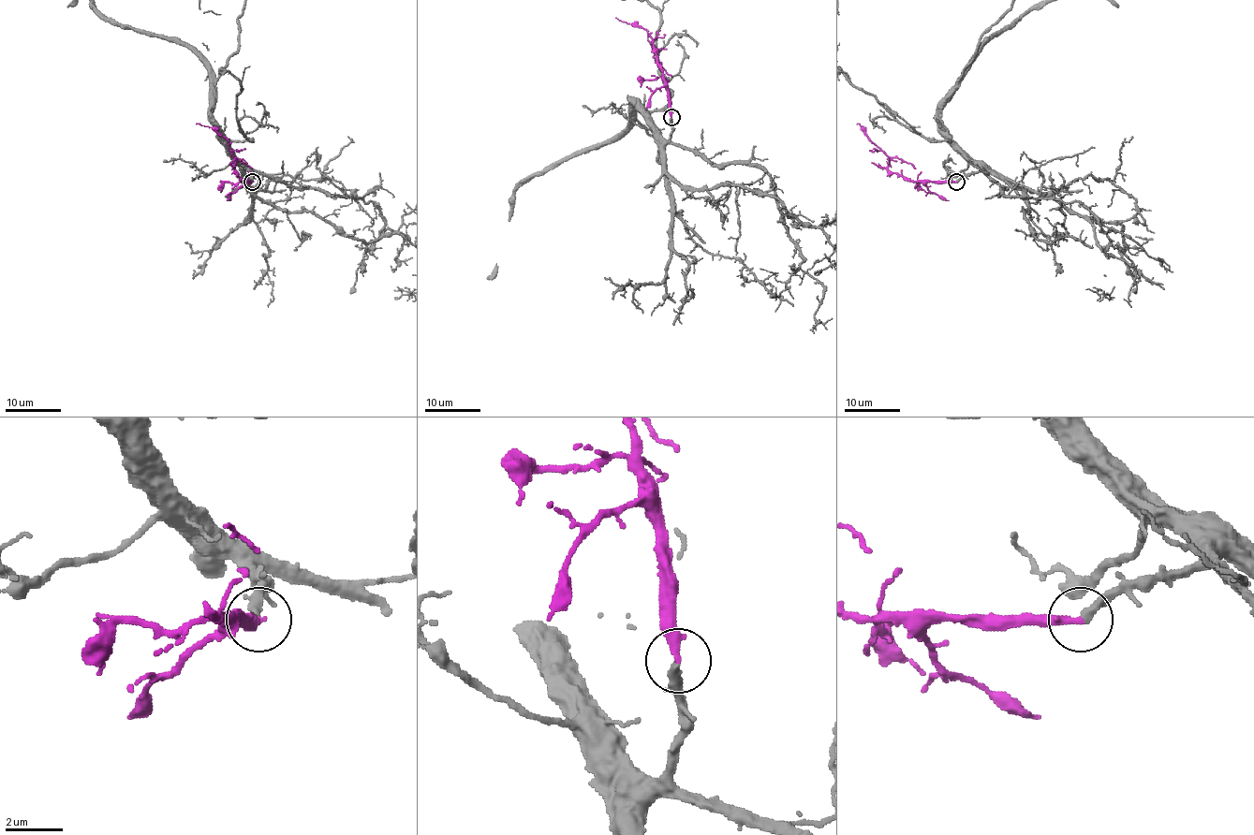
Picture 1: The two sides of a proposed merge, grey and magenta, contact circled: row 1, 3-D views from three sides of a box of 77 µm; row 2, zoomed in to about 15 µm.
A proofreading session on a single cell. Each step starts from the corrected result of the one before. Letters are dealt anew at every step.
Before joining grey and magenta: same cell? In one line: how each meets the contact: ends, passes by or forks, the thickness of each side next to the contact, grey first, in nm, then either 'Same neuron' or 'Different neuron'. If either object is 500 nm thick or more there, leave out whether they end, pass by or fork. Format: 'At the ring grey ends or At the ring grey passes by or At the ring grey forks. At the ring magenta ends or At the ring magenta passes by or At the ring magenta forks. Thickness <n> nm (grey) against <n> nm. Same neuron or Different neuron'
At the ring grey ends. At the ring magenta ends. Thickness 320 nm (grey) against 280 nm. Same neuron

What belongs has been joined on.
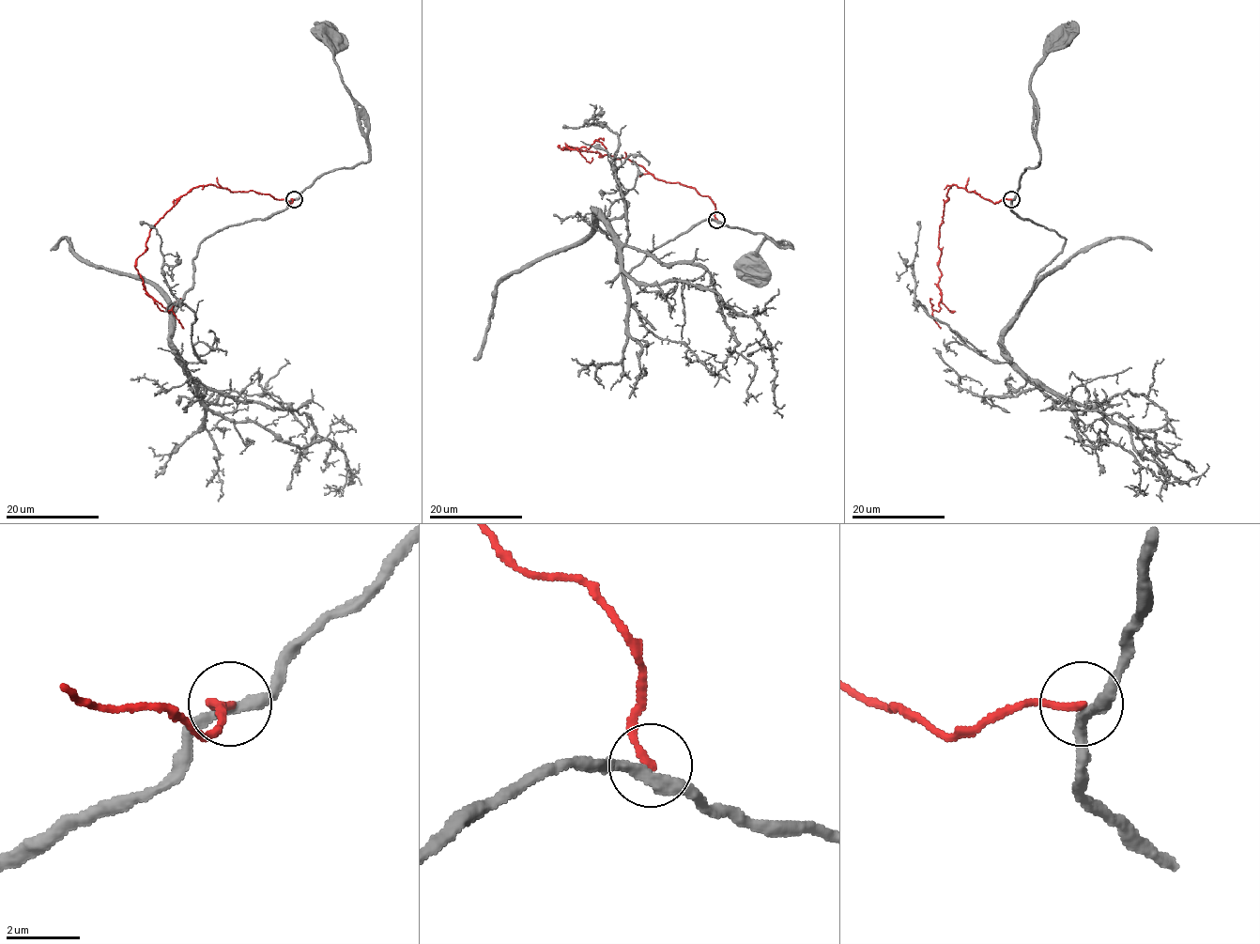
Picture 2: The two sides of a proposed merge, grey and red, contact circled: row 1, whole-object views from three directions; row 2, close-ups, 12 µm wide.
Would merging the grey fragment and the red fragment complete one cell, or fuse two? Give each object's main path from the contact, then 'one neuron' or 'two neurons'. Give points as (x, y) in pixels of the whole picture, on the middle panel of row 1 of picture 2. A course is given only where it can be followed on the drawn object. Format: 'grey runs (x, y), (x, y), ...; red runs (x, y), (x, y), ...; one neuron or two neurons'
grey runs (716, 220), (766, 234), (781, 247), (791, 246), (786, 240), (775, 241), (766, 238), (757, 247), (756, 270); red runs (716, 219), (714, 203), (691, 186), (658, 180), (624, 158), (558, 147), (588, 148), (596, 141), (606, 148); two neurons

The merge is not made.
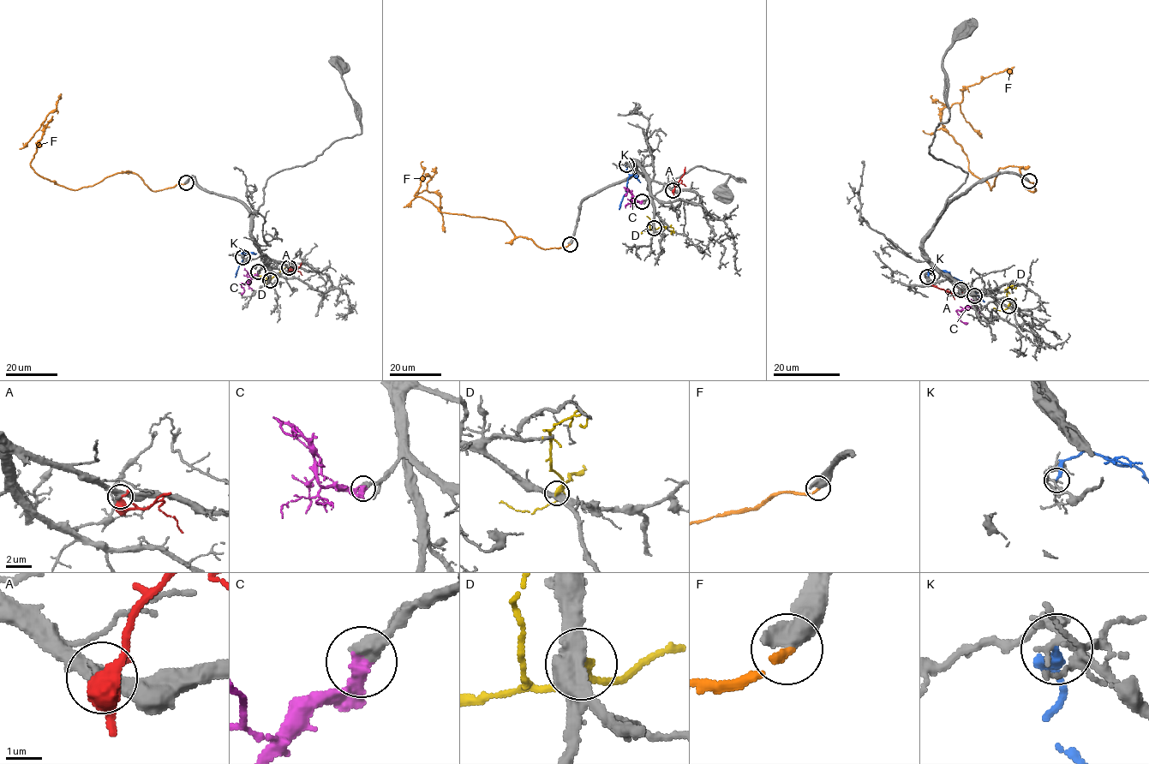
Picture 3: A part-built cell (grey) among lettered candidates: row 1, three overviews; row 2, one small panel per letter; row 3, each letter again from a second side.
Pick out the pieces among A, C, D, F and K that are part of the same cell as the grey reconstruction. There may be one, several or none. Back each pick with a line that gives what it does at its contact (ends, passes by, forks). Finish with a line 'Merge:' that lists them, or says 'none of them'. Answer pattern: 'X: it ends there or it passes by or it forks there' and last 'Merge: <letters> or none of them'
C: it ends there
Merge: C

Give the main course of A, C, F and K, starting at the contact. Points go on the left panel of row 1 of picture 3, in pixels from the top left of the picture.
A: (289, 267), (294, 270), (301, 263)
C: (258, 272), (246, 283), (241, 283), (244, 290), (242, 293)
F: (186, 183), (152, 191), (125, 171), (70, 189), (42, 178), (30, 162), (43, 122), (61, 93)
K: (242, 257), (242, 251), (245, 253), (236, 277)

